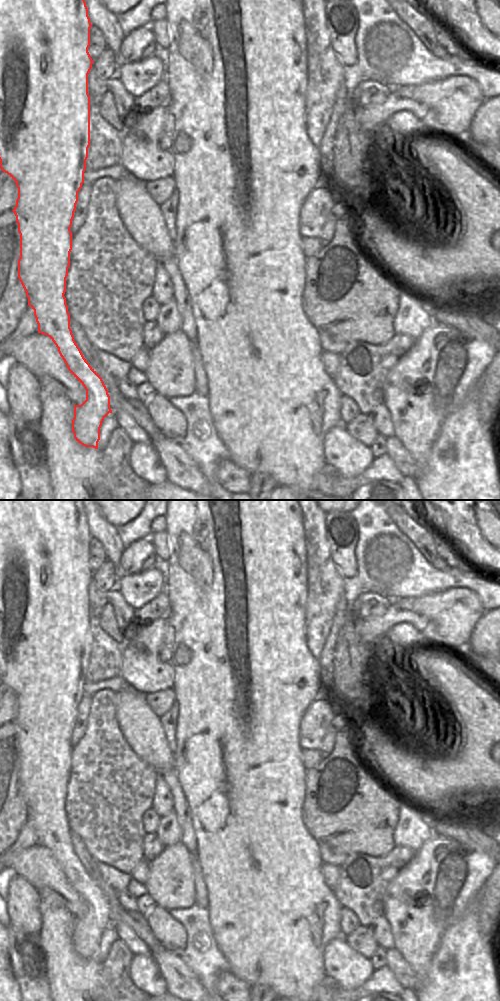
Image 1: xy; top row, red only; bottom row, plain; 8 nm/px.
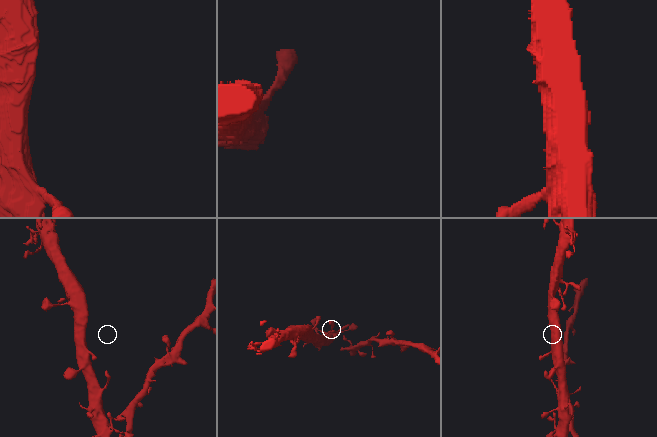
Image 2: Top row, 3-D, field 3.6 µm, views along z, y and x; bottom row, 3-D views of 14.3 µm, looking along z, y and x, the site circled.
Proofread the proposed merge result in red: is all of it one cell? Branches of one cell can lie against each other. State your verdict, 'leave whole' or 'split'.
leave whole

